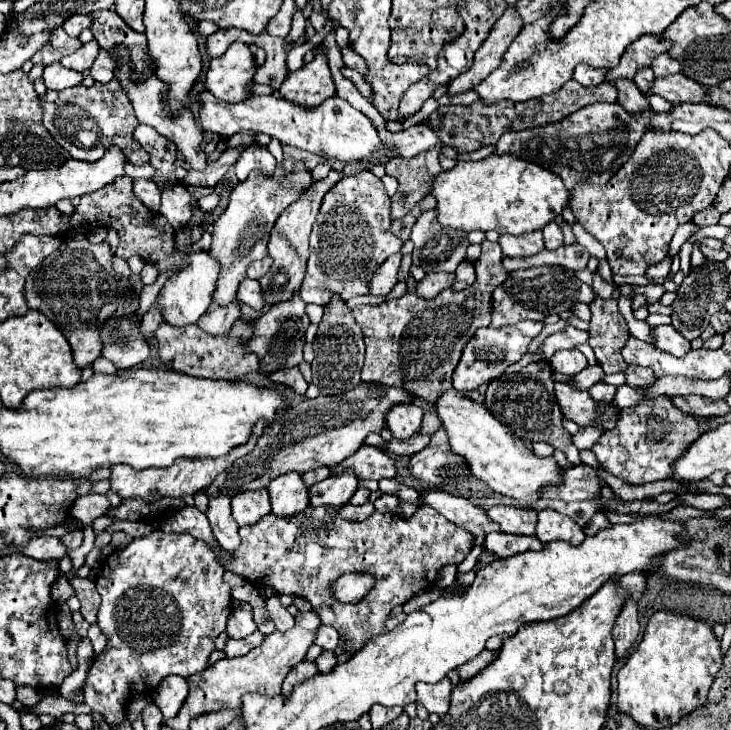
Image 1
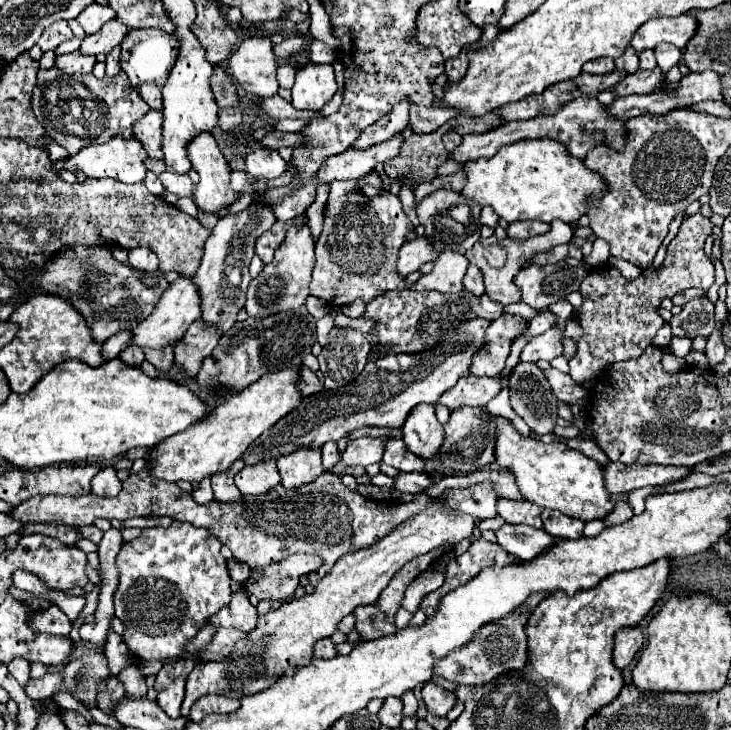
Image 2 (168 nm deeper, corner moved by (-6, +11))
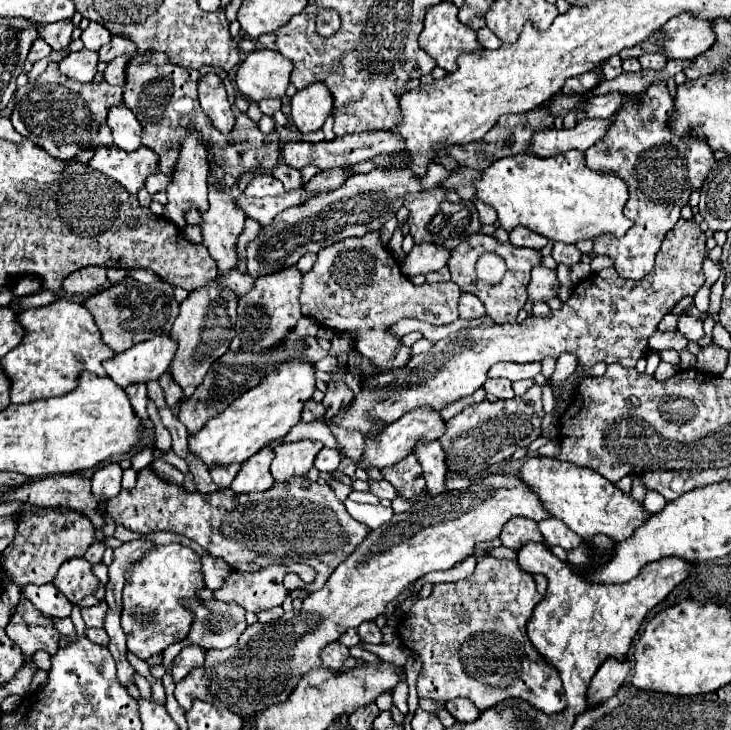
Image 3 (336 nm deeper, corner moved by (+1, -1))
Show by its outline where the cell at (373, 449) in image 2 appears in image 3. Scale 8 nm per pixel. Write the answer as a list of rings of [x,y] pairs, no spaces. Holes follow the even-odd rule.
[[[417,408],[413,412],[407,412],[403,418],[389,424],[377,440],[369,440],[369,438],[365,440],[365,452],[363,452],[363,460],[359,466],[361,468],[393,466],[399,460],[403,460],[405,456],[409,456],[419,442],[439,440],[443,436],[443,432],[445,432],[445,422],[439,416],[439,412],[433,412],[433,408]]]

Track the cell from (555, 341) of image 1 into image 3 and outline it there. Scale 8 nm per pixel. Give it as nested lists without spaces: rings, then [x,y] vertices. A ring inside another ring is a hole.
[[[495,364],[487,378],[507,378],[511,382],[515,380],[525,380],[525,378],[533,378],[541,372],[539,364]]]

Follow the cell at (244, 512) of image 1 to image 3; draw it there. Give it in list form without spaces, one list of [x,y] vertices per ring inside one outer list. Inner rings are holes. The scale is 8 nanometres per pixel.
[[[263,448],[257,452],[257,456],[251,456],[245,464],[241,464],[239,474],[235,476],[231,490],[241,494],[241,492],[263,492],[273,486],[273,476],[269,472],[273,460],[273,450]]]

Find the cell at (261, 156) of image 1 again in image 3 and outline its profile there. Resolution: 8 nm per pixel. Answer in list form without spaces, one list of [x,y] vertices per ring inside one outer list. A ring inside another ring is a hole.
[[[255,172],[255,178],[245,188],[245,194],[247,196],[283,196],[285,190],[281,188],[281,184],[277,184],[277,180],[273,180],[271,174]]]

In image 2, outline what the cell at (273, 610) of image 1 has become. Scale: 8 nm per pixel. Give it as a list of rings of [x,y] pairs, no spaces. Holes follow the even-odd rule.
[[[296,554],[280,564],[272,564],[262,570],[252,570],[244,588],[258,600],[280,600],[290,602],[298,586],[298,578],[304,572],[314,572],[322,564],[320,556]]]

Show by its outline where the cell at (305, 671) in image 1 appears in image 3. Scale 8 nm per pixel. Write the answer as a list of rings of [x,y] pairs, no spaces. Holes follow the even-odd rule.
[[[333,642],[321,650],[321,660],[325,668],[339,670],[347,658],[349,658],[349,648],[343,646],[341,642]]]

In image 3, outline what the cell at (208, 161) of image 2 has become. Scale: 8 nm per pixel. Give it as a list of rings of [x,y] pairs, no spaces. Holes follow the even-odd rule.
[[[209,186],[209,212],[203,212],[203,246],[217,264],[219,274],[237,268],[237,240],[245,226],[245,216],[233,208],[233,198],[219,186]]]

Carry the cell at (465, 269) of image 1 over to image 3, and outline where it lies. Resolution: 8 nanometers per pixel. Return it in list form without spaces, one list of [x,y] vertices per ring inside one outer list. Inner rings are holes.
[[[461,296],[459,300],[459,318],[465,320],[473,320],[473,318],[481,318],[485,316],[485,306],[481,304],[481,300],[477,300],[475,296]]]

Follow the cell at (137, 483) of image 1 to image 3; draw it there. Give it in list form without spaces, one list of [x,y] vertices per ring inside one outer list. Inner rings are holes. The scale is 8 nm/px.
[[[285,360],[277,364],[277,372],[265,376],[255,388],[247,390],[235,402],[231,402],[223,414],[219,414],[217,418],[211,418],[201,432],[197,432],[195,436],[189,436],[189,450],[197,454],[207,466],[215,466],[215,464],[227,466],[233,462],[241,464],[247,458],[251,458],[255,452],[259,452],[263,446],[267,446],[271,440],[283,438],[299,422],[303,404],[313,396],[313,392],[315,392],[315,366],[307,360]]]

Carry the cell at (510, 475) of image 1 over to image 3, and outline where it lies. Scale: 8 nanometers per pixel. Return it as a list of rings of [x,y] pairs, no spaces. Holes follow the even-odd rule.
[[[541,456],[527,458],[521,466],[521,478],[533,488],[539,500],[547,506],[549,514],[563,520],[583,540],[591,540],[591,536],[601,532],[615,542],[623,542],[631,538],[633,532],[651,516],[643,508],[643,502],[635,500],[631,494],[621,492],[615,484],[611,484],[591,468],[579,468],[571,462]]]

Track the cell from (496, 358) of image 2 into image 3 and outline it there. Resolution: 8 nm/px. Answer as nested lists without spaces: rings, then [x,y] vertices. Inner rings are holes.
[[[501,378],[501,380],[487,380],[487,382],[483,384],[483,388],[485,388],[487,392],[491,392],[493,396],[497,396],[499,400],[509,400],[509,398],[515,396],[515,392],[513,392],[513,388],[511,388],[511,382],[505,380],[505,378]]]

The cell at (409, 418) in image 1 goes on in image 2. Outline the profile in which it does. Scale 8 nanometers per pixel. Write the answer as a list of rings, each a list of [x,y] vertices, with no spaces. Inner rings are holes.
[[[418,404],[416,408],[412,408],[412,412],[408,414],[402,426],[402,432],[410,452],[422,458],[436,456],[444,432],[442,432],[442,424],[436,420],[434,404]]]

